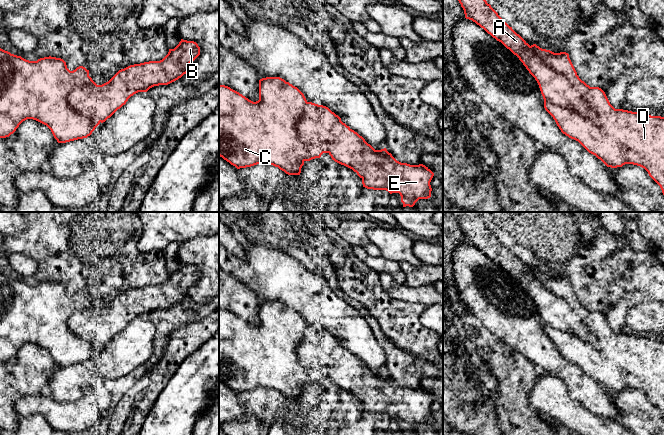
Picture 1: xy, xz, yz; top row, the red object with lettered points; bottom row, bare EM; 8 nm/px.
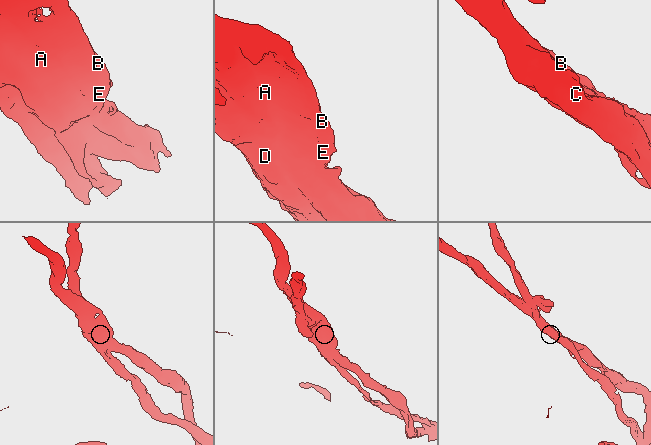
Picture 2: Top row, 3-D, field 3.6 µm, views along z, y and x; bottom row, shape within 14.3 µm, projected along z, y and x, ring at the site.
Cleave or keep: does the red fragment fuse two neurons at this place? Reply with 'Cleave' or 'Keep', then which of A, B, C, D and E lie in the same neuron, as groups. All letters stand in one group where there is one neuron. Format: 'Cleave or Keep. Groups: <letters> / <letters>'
Cleave. Groups: A B E / C D

